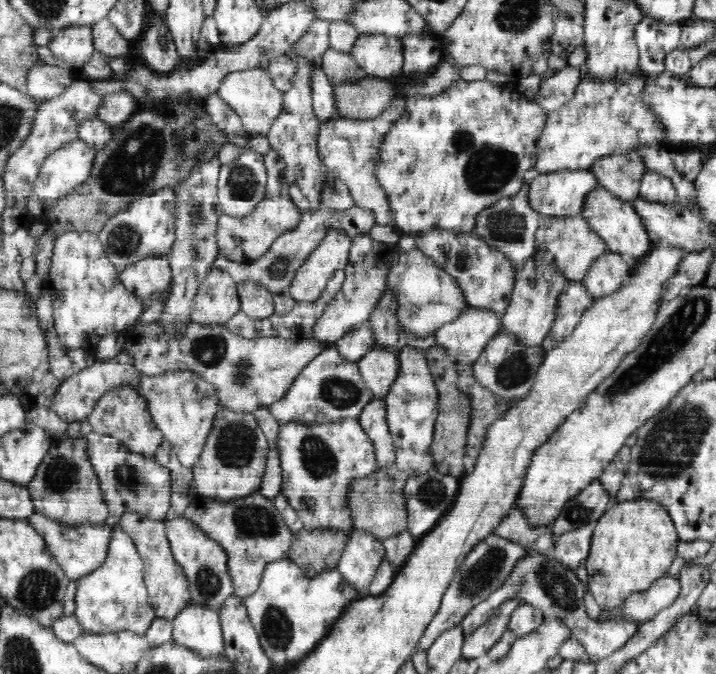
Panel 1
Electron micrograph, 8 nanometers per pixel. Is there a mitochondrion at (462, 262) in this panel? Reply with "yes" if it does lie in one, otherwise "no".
yes

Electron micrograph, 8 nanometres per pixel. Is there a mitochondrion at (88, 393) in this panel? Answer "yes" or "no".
no

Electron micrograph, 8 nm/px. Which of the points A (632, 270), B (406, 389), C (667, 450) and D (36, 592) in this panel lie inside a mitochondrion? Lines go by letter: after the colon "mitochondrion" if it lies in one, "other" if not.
A: other
B: mitochondrion
C: mitochondrion
D: mitochondrion

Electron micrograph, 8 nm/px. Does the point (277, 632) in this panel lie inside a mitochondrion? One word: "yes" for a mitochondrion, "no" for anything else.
yes

